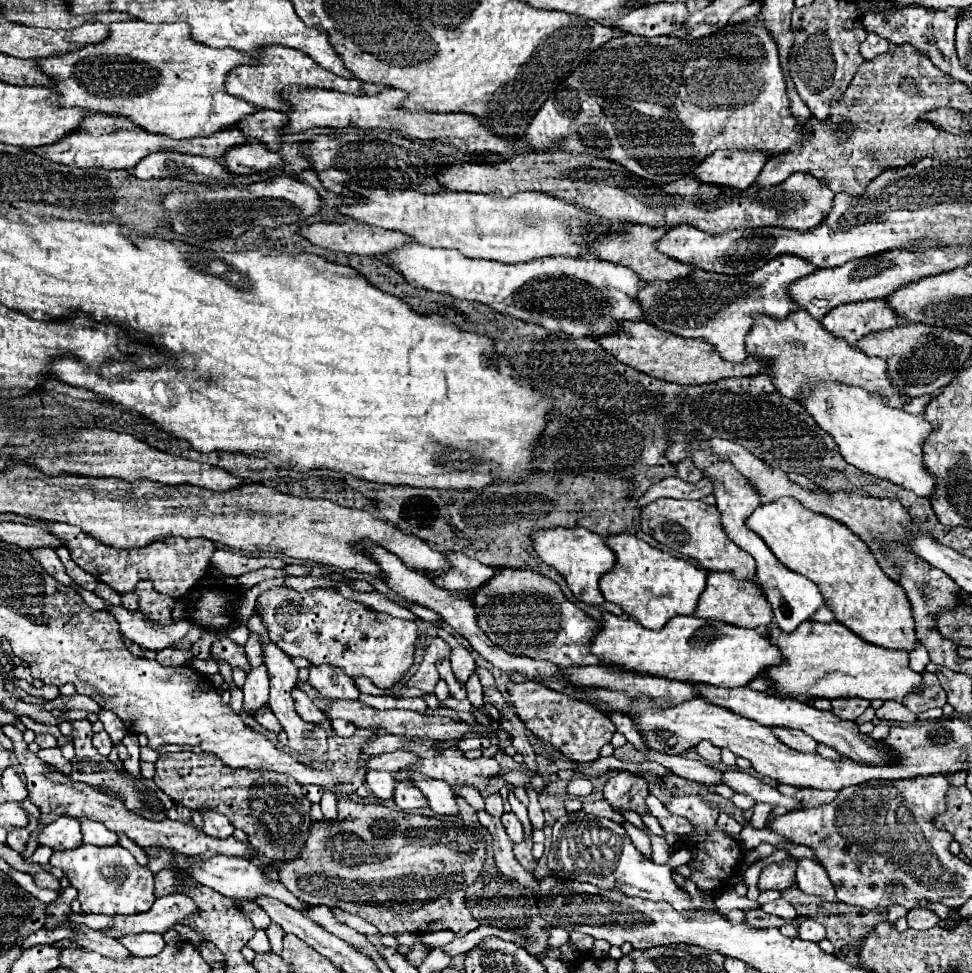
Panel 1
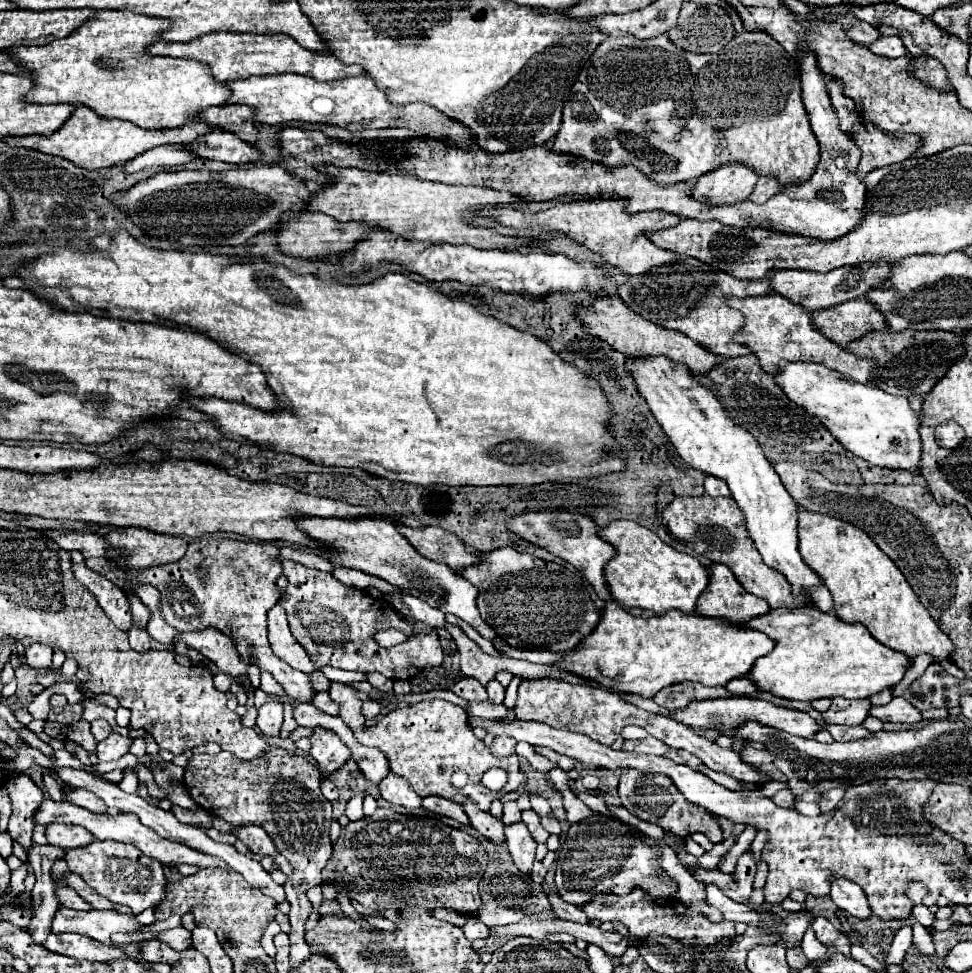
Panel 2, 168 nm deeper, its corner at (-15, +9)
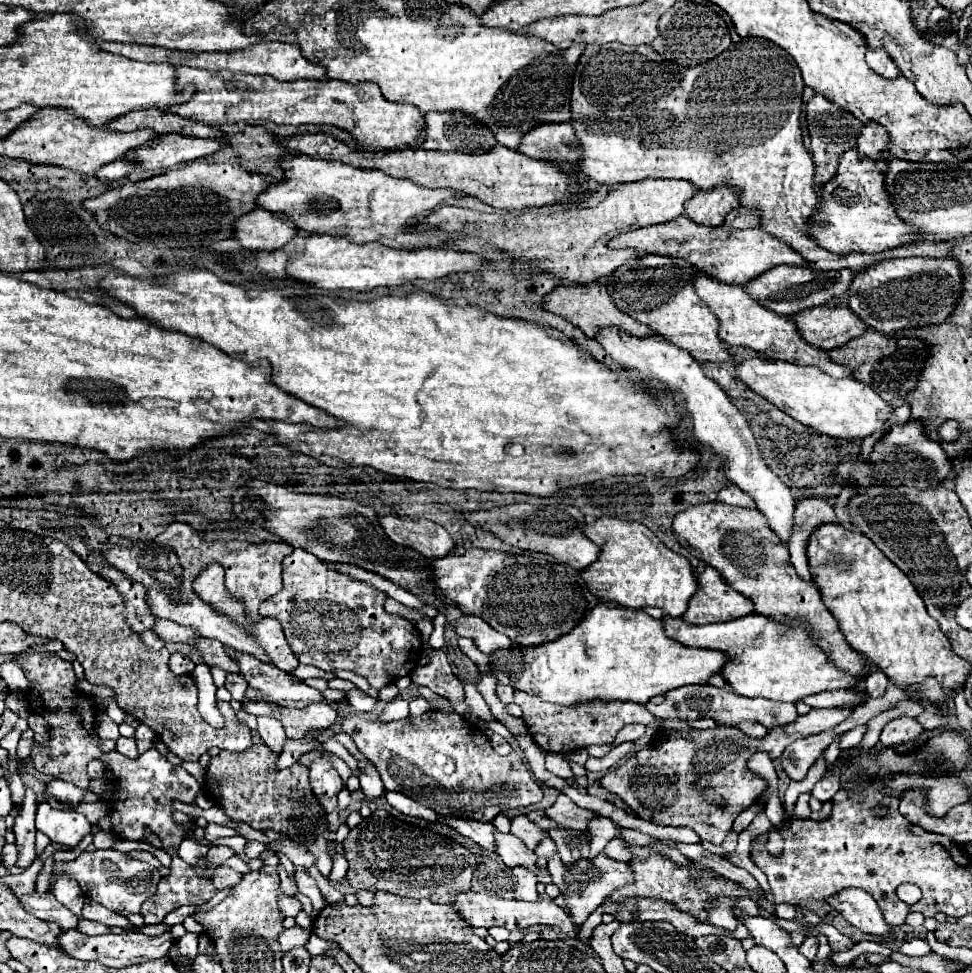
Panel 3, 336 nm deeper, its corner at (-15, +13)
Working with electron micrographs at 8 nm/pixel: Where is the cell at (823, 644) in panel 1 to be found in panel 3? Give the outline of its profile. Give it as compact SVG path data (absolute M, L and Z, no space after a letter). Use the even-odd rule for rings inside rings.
M757 613L725 623L711 623L711 625L691 625L685 619L671 615L665 615L663 621L667 635L673 637L675 641L681 641L689 647L719 649L729 653L729 661L721 669L721 673L725 681L733 687L733 691L745 697L765 697L771 701L797 703L803 697L821 691L861 687L865 677L875 671L875 667L867 663L859 675L851 675L849 671L835 667L835 663L815 643L815 639L805 627L801 625L787 627L781 621Z

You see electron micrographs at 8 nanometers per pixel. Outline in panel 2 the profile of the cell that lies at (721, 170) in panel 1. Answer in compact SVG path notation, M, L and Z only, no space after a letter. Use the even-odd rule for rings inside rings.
M729 163L699 177L693 187L693 197L715 207L741 203L751 195L757 179L757 173L745 165Z

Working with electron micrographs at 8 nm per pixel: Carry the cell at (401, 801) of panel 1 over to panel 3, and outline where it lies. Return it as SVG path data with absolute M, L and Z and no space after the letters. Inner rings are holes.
M439 815L439 819L447 825L451 825L453 829L457 829L461 835L473 839L477 845L485 847L487 851L495 851L493 847L493 825L491 823L479 823L475 819L457 819L451 815Z

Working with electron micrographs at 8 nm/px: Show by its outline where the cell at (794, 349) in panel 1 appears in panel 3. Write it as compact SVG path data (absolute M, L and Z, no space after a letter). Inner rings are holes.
M701 273L695 279L695 291L703 301L707 301L711 311L715 311L717 319L721 321L719 337L727 345L753 349L767 359L781 359L781 361L791 361L791 363L815 363L819 369L823 369L827 375L833 375L833 377L853 375L853 371L845 363L831 361L827 357L827 351L813 347L807 341L803 341L803 337L799 335L799 331L795 327L795 321L755 303L755 299L743 287L725 285L725 283L719 283L717 279L711 279L711 277Z

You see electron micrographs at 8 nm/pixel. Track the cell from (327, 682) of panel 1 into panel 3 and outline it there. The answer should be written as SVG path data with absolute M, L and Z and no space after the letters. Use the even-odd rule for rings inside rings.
M341 699L335 705L339 707L341 729L355 741L357 749L377 767L385 789L411 795L411 799L415 799L417 803L423 803L425 807L431 807L433 811L441 815L493 821L497 813L505 813L507 809L513 809L513 807L535 805L543 797L541 785L535 781L535 777L523 765L521 757L515 751L507 757L497 755L487 735L457 713L427 711L419 717L407 717L407 719L383 723L383 721L367 721L351 713L351 703L347 699Z

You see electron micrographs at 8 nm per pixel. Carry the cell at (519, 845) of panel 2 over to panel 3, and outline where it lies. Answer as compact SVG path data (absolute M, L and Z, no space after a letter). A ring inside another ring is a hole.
M515 867L513 869L515 877L517 877L517 889L515 889L515 899L521 901L535 901L537 895L537 875L533 871L529 871L527 867Z

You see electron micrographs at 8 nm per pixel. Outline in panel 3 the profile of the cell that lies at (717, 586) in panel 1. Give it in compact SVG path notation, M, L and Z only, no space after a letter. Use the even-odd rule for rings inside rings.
M711 565L697 575L699 589L689 601L683 619L693 625L707 625L745 617L753 611L753 601L735 591Z

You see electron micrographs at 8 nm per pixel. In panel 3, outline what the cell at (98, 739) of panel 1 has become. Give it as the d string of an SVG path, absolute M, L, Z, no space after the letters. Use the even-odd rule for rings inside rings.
M119 737L119 739L117 739L117 747L115 747L115 751L123 753L123 755L127 755L127 757L137 757L137 755L139 755L133 737L131 737L131 739L129 739L129 737Z

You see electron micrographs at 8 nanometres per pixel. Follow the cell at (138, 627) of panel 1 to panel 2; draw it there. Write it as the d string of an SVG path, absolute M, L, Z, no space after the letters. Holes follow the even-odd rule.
M205 629L205 631L193 631L193 633L183 633L179 639L179 643L187 643L193 649L201 651L209 661L217 663L219 671L229 675L233 683L245 687L247 691L251 691L251 681L247 677L247 669L249 663L245 663L241 659L241 655L235 649L235 643L219 633L217 629Z

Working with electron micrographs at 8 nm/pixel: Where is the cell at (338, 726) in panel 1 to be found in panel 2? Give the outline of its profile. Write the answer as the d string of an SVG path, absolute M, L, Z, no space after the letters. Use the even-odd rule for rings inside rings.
M373 699L363 701L363 715L365 715L365 719L371 721L371 719L379 717L379 713L381 713L381 705L377 701L373 701Z

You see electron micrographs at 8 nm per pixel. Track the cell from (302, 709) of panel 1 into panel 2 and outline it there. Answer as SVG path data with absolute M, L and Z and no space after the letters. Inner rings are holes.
M47 531L47 535L67 551L81 551L85 563L93 571L105 575L109 581L113 581L115 585L119 585L119 589L127 593L135 593L135 587L139 583L157 587L161 593L159 611L163 619L177 631L203 631L203 627L219 627L219 631L223 631L223 635L231 635L233 641L247 641L253 647L251 655L257 659L259 669L271 673L289 697L301 699L303 703L311 703L315 693L309 685L309 677L277 659L267 641L267 611L281 597L281 591L275 583L281 575L277 545L205 535L189 541L189 549L183 559L167 565L139 569L133 579L127 579L127 571L119 569L121 553L111 559L111 545L105 543L101 535L89 531L67 535L61 531Z

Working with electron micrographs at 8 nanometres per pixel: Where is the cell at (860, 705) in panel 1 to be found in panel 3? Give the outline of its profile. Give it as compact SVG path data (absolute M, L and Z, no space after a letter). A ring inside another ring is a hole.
M851 707L811 709L795 723L789 723L787 727L771 729L765 739L751 739L739 729L719 727L719 725L711 731L699 731L699 729L683 731L683 735L675 735L675 739L665 737L655 747L637 751L623 765L601 777L599 783L609 793L619 795L637 817L653 821L657 825L689 827L703 841L721 845L735 817L741 811L745 811L751 803L755 803L763 795L767 785L761 777L753 775L747 769L745 763L749 755L759 749L769 753L771 759L779 759L781 751L793 741L833 729L839 723L843 723L851 713L853 713ZM699 787L715 787L715 791L723 795L723 805L707 803L699 795L697 791Z

